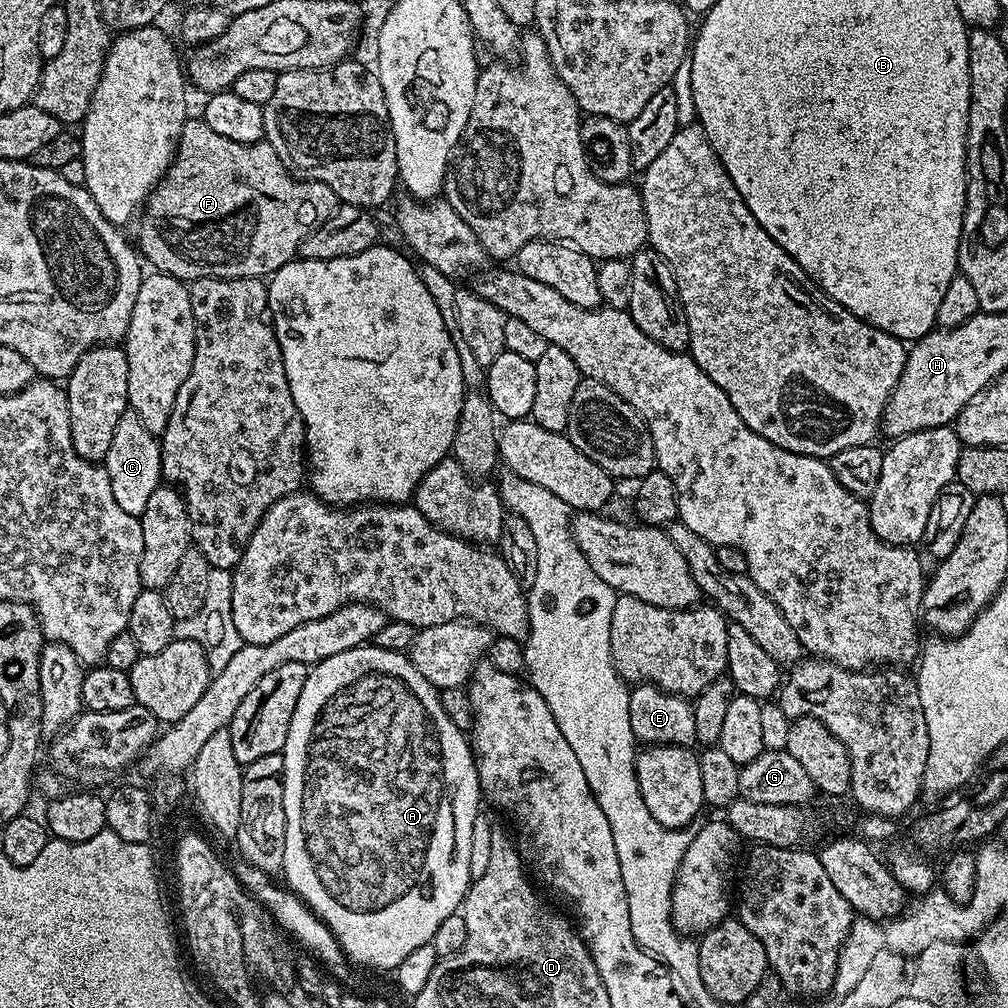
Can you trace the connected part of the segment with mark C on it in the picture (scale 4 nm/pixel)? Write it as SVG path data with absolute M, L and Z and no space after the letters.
M130 410L124 412L122 418L118 418L118 426L114 426L114 438L110 441L110 450L103 458L102 467L108 471L110 490L114 490L114 502L118 502L126 514L140 517L142 510L146 510L150 494L161 487L161 466L159 439L152 436L146 426L142 426L138 414Z

